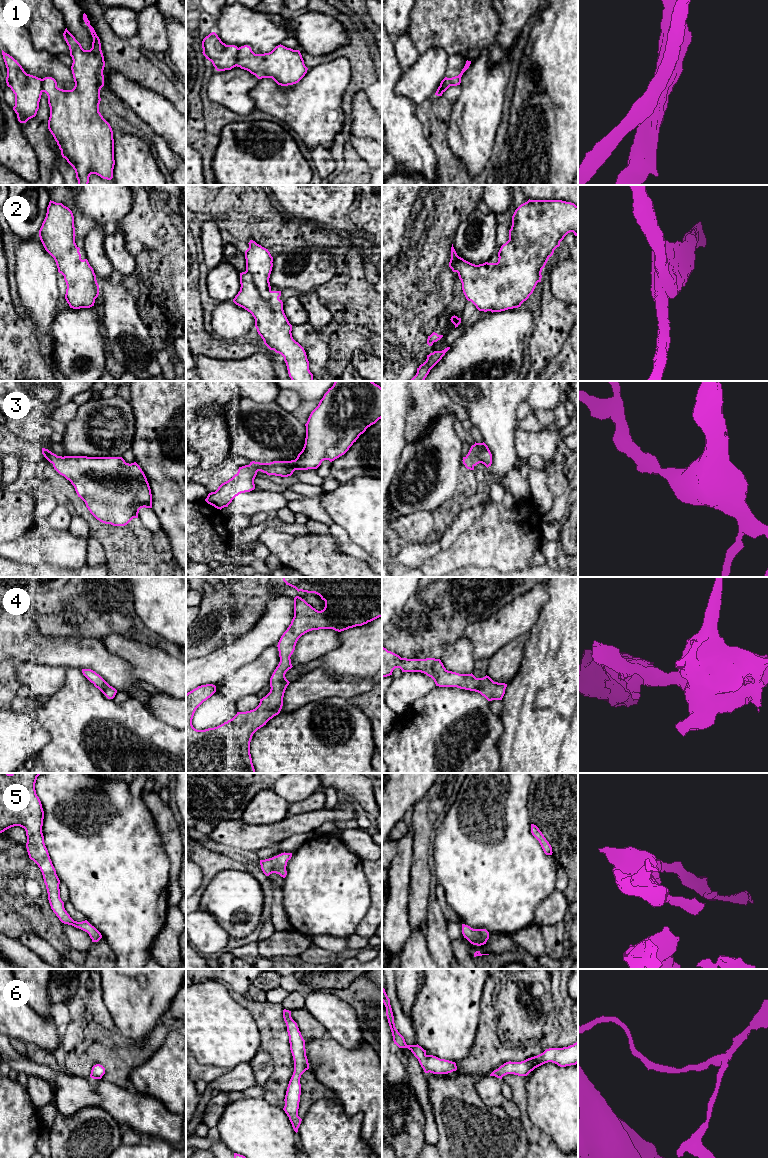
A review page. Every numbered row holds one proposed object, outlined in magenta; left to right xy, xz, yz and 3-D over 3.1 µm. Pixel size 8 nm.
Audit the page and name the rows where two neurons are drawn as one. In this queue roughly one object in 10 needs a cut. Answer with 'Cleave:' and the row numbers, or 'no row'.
Cleave: 1

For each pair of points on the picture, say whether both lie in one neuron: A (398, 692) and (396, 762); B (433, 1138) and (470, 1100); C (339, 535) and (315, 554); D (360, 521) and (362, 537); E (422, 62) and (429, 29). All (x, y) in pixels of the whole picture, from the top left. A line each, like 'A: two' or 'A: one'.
A: two
B: two
C: two
D: one
E: two

